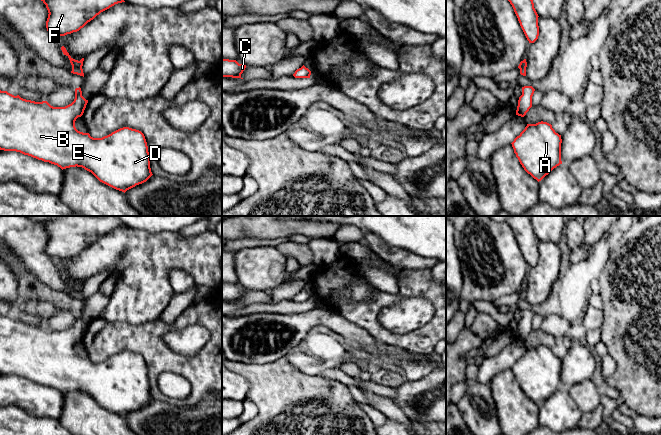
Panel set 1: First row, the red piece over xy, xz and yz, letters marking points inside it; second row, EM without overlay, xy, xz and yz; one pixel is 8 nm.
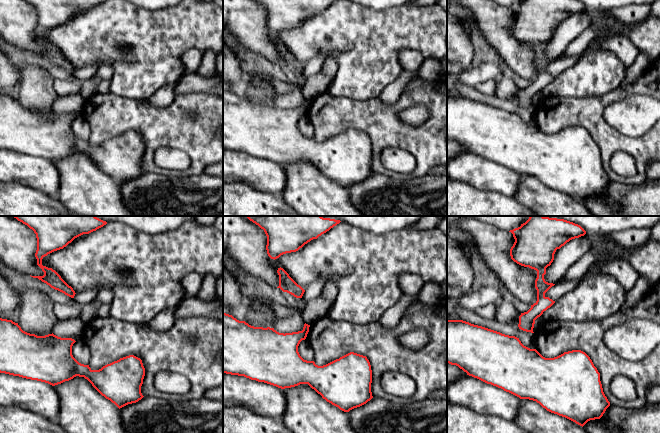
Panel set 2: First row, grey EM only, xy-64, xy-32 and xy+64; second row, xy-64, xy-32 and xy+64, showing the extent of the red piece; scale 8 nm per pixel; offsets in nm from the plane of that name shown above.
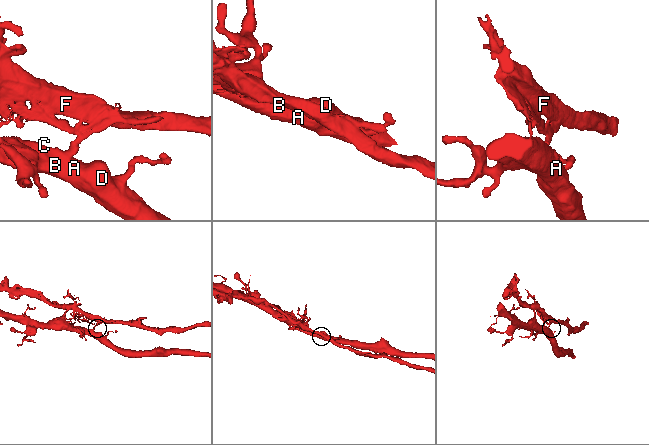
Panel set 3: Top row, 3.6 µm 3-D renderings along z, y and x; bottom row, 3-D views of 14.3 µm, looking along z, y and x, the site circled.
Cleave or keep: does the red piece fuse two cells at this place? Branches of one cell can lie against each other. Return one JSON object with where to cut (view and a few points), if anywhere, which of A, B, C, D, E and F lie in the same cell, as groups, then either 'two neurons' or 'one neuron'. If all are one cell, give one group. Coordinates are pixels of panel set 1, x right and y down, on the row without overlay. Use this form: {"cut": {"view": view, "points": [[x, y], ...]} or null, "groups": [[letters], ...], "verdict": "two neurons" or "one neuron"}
{"cut": {"view": "xy", "points": [[86, 324], [78, 327], [76, 341]]}, "groups": [["A", "B", "C", "D", "E"], ["F"]], "verdict": "two neurons"}

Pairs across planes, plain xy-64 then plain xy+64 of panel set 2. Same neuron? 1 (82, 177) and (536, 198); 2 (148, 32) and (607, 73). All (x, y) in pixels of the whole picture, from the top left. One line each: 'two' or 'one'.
1: one
2: one

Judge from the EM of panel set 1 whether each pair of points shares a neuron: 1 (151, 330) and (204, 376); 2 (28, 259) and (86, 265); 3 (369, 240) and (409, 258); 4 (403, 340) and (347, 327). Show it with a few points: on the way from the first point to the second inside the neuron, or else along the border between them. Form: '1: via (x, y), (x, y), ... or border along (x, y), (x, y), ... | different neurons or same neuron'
1: via (157, 346), (173, 362), (188, 366) | same neuron
2: border along (57, 261), (63, 269) | different neurons
3: via (379, 248), (391, 256), (399, 258) | same neuron
4: border along (347, 319), (387, 345) | different neurons

